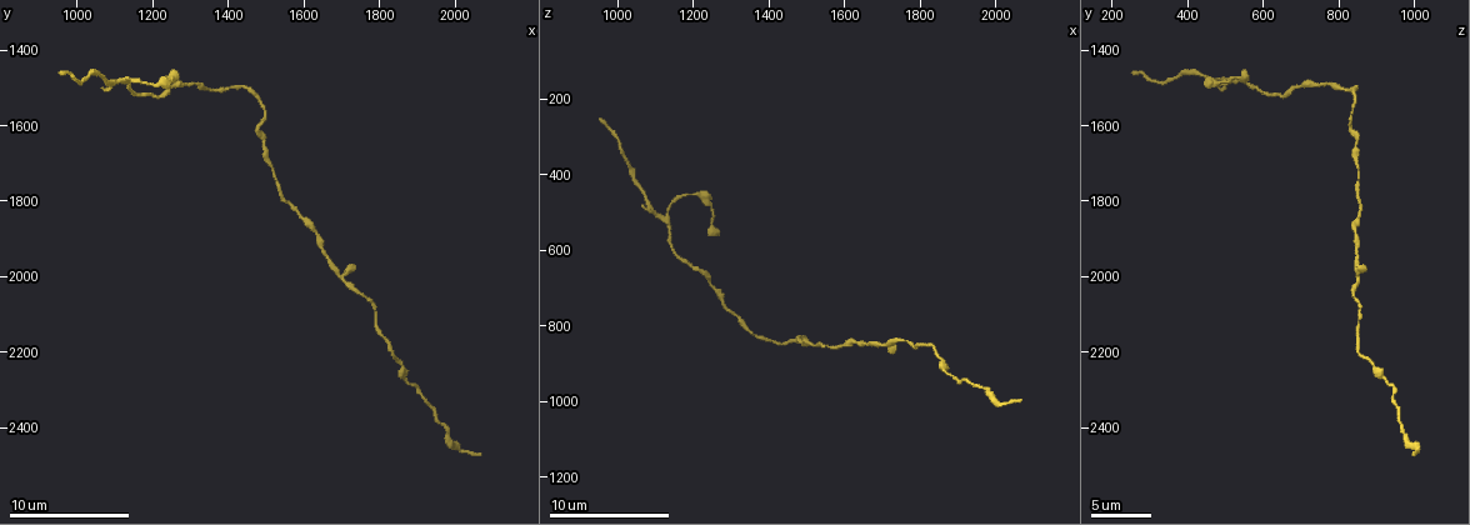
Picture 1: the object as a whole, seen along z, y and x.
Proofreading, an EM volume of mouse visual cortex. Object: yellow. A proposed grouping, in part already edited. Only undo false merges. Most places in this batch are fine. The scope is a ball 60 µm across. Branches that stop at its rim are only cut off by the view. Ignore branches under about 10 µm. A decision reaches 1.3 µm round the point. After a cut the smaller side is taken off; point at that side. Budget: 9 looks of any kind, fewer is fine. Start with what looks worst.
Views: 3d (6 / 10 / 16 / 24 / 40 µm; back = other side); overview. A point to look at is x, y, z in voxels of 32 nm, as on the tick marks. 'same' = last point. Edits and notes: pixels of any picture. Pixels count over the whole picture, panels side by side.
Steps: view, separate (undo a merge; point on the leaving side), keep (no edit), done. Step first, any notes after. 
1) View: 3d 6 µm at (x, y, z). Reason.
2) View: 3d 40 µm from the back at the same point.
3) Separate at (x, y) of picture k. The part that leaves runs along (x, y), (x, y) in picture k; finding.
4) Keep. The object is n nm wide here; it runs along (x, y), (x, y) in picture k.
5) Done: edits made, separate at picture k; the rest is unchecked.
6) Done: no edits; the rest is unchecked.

View: 3d 6 µm at (1235, 1495, 680). Sudden change in width.

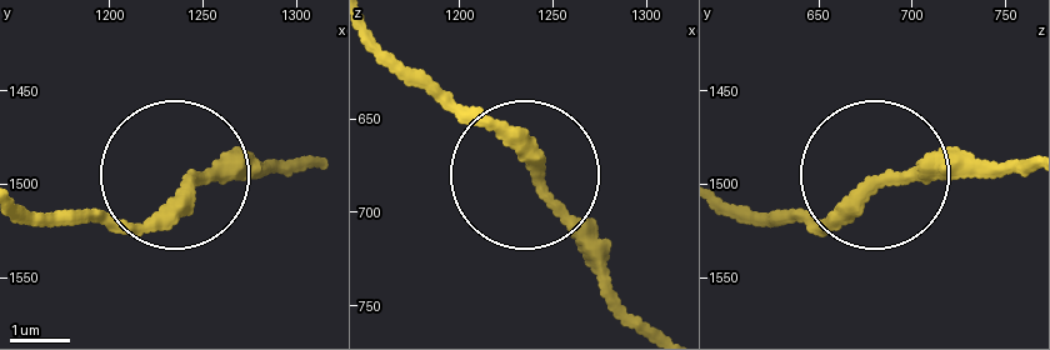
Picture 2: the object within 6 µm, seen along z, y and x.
View: 3d 6 µm from the back at (1240, 1502, 680).

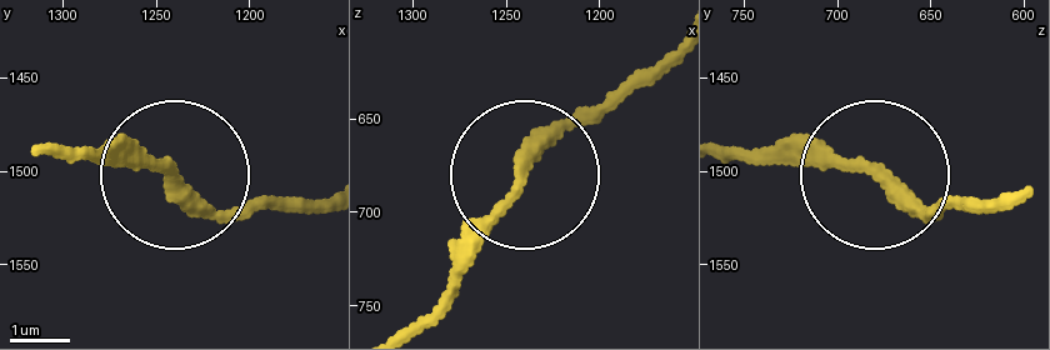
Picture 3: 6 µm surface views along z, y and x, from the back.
Keep. It runs along (721, 150), (841, 160), (915, 214), (970, 204) in picture 3; continuous, no second cell.

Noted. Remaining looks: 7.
View: 3d 6 µm at (1655, 1945, 855). Narrows sharply.

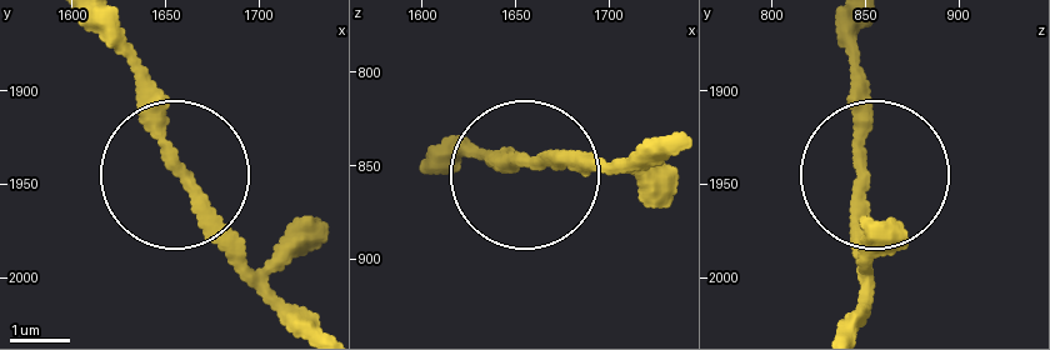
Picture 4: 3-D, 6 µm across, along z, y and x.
View: 3d 6 µm from the back at (1656, 1942, 848).

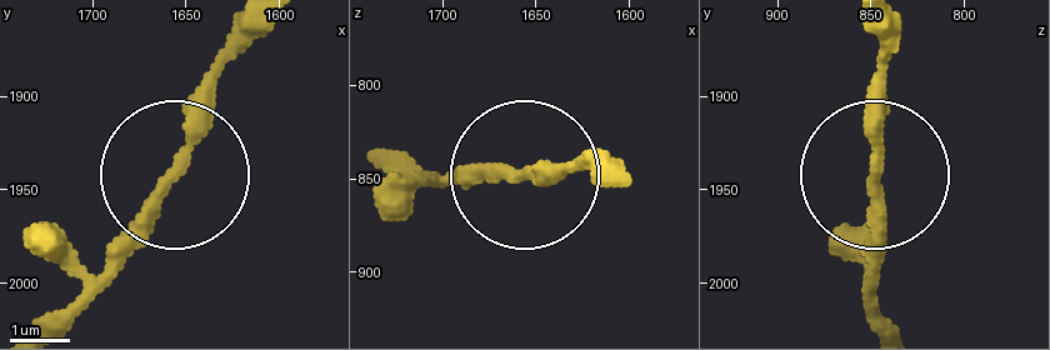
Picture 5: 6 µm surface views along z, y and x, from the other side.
Keep. The object is 220 nm wide here; it runs along (268, 25), (213, 85), (198, 145), (149, 219), (49, 319) in picture 5; all the same cell.

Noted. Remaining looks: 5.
View: 3d 10 µm at (1885, 2285, 925). Calibre changes.

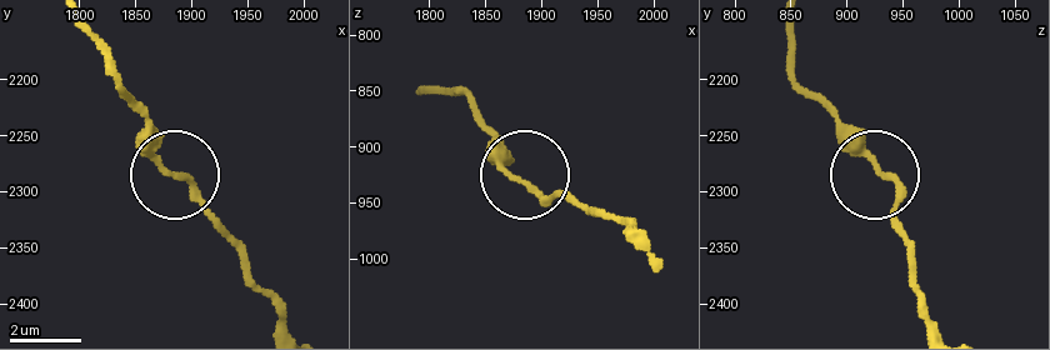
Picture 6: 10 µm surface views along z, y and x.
Keep. The object is 180 nm wide here; it runs along (790, 24), (794, 78), (895, 185), (906, 244) in picture 6; continuous, no second cell.

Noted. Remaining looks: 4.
View: 3d 6 µm at (1505, 1680, 840).

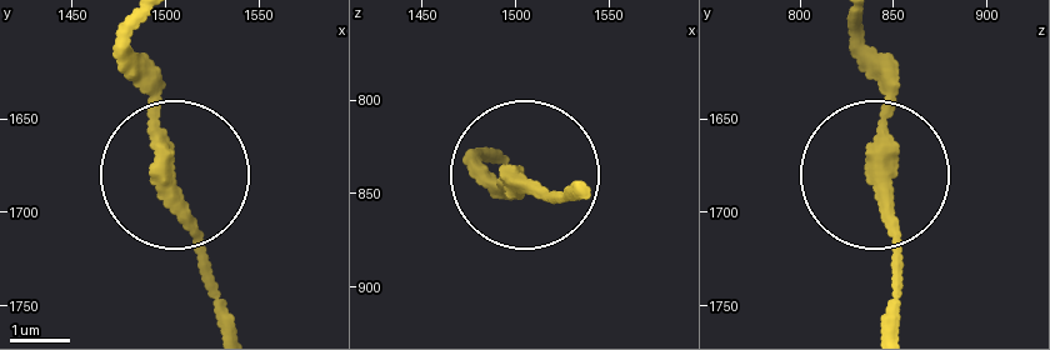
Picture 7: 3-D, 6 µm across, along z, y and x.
View: 3d 6 µm from the back at (1498, 1678, 842). Other side.

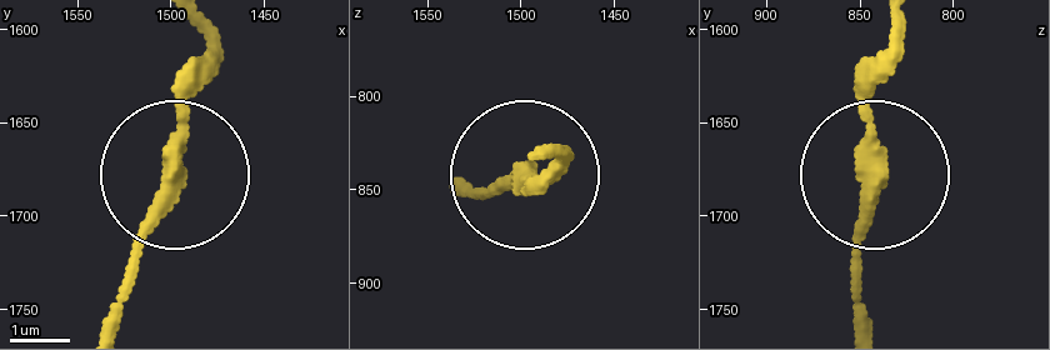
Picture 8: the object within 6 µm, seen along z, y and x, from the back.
Keep. It runs along (874, 184), (860, 304) in picture 8; all the same cell.

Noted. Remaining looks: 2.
Done: no edits; the rest is unchecked.

